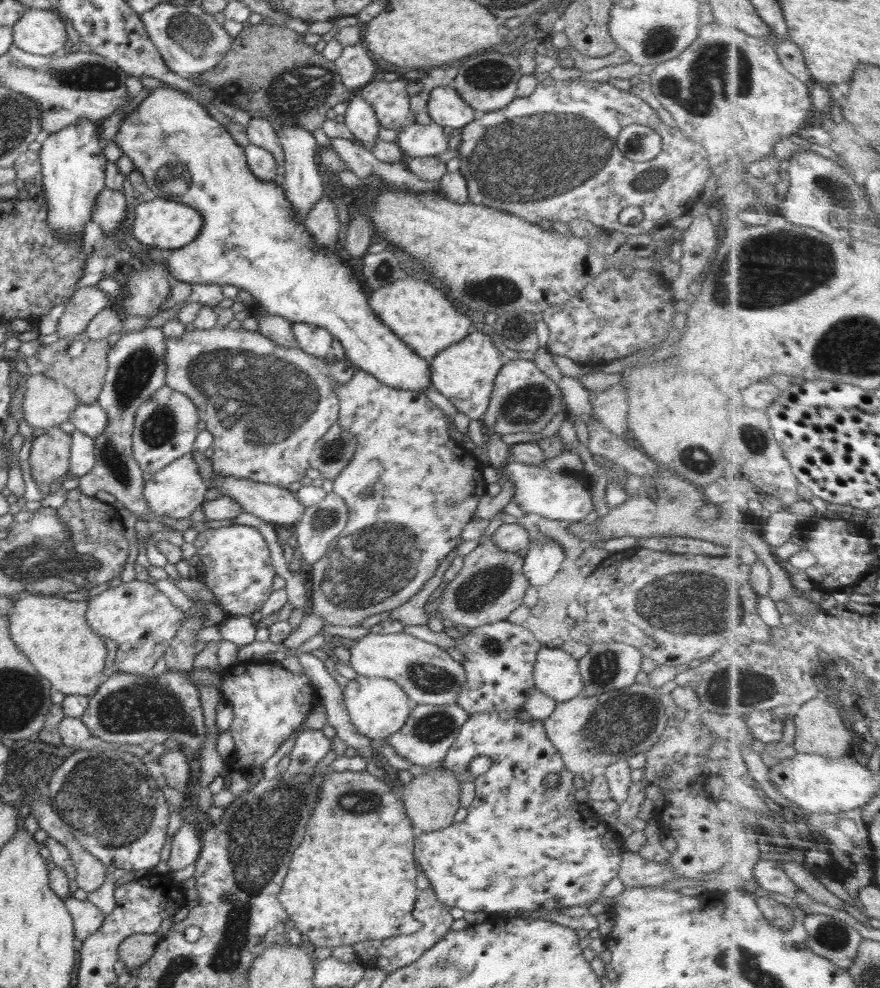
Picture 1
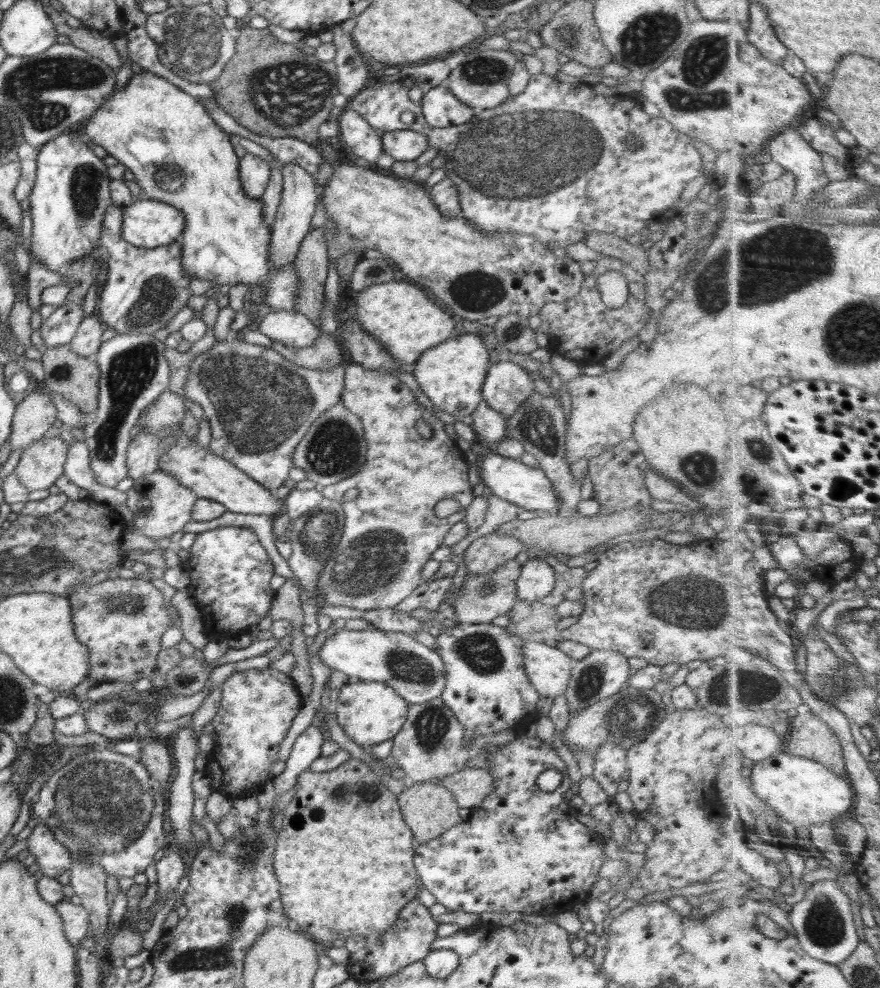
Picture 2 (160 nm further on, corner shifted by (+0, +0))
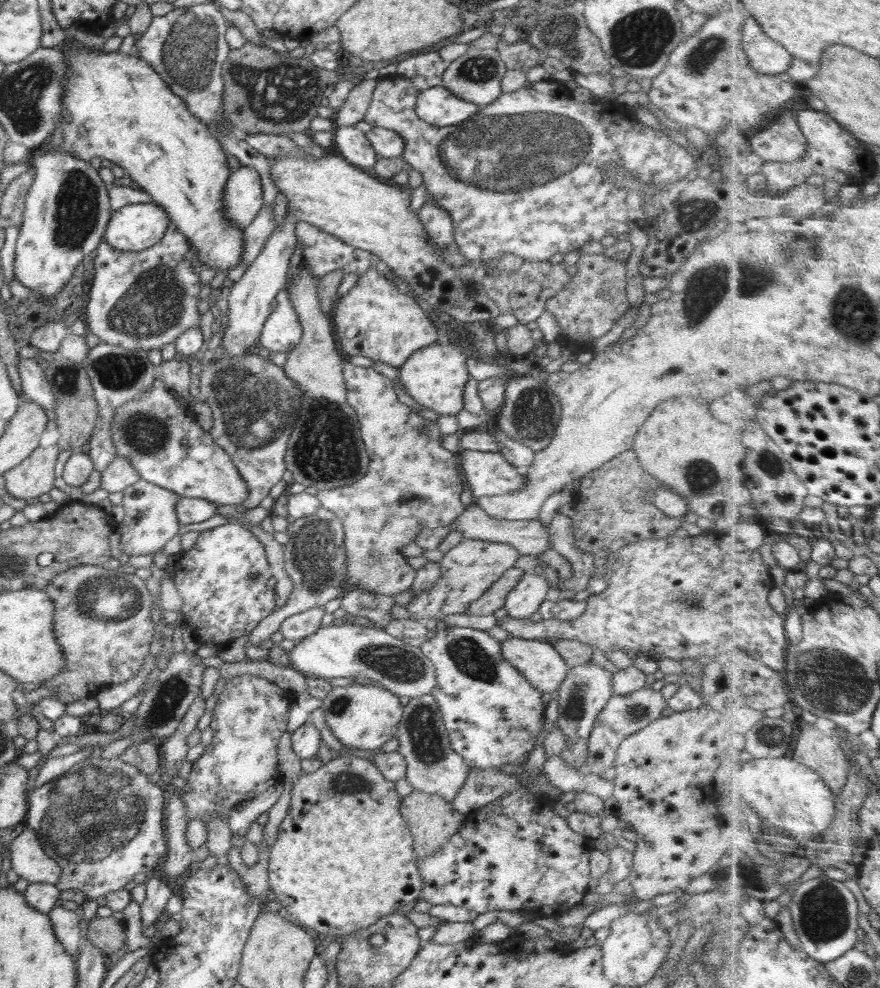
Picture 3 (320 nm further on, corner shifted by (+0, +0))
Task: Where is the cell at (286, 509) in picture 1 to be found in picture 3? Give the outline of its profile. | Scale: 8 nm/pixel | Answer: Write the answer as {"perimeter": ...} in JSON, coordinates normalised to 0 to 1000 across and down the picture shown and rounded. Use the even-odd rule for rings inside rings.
{"perimeter":[[[177,384],[167,398],[131,415],[124,435],[133,462],[142,462],[159,485],[202,500],[252,512],[274,514],[284,498],[259,459],[224,428],[218,413],[208,414],[189,390]]]}

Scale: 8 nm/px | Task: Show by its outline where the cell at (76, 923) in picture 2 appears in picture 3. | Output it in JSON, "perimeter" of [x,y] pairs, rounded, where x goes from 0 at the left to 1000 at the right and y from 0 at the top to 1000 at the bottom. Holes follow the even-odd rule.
{"perimeter":[[[65,915],[57,923],[53,923],[59,934],[64,949],[70,954],[73,962],[83,970],[90,967],[89,957],[93,951],[91,945],[91,929],[84,922],[73,920],[69,915]]]}

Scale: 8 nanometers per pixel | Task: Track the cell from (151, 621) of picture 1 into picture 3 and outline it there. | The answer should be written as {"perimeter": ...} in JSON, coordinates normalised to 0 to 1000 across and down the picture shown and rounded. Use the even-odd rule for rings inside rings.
{"perimeter":[[[89,572],[88,574],[78,575],[72,580],[68,580],[65,584],[57,586],[57,589],[49,595],[52,601],[61,608],[63,620],[60,621],[60,641],[63,642],[65,652],[69,652],[72,660],[74,660],[74,675],[56,689],[50,689],[49,692],[64,699],[67,710],[73,714],[78,714],[84,710],[98,706],[99,704],[108,704],[116,695],[123,692],[142,691],[144,688],[152,686],[153,682],[161,676],[164,672],[165,664],[170,662],[170,649],[176,642],[177,632],[173,629],[170,622],[172,612],[174,611],[174,603],[170,598],[166,596],[165,588],[152,582],[155,575],[150,572],[141,572],[136,578],[123,577],[120,572],[105,573],[105,572]]]}

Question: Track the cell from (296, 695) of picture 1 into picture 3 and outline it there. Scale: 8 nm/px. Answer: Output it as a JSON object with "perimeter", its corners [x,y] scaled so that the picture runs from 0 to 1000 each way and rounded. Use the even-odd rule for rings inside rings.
{"perimeter":[[[274,682],[258,689],[255,698],[247,706],[239,733],[239,737],[243,740],[243,747],[216,779],[216,787],[211,789],[211,796],[217,801],[211,802],[207,799],[206,802],[214,832],[227,828],[236,833],[242,824],[249,824],[258,829],[268,815],[298,804],[320,788],[316,779],[316,751],[320,743],[326,741],[330,713],[333,713],[336,702],[320,697],[306,687],[289,682]]]}

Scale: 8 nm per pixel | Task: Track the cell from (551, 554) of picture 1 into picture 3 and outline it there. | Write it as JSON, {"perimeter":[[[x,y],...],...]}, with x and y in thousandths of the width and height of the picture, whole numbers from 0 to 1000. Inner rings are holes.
{"perimeter":[[[595,579],[589,591],[576,601],[572,614],[582,626],[601,626],[620,614],[625,602],[625,592],[618,581]]]}

